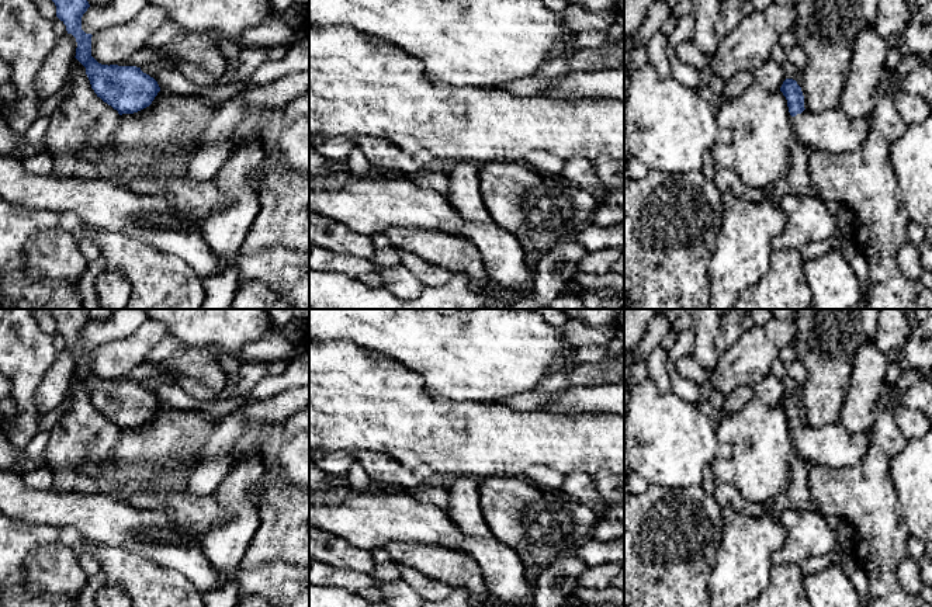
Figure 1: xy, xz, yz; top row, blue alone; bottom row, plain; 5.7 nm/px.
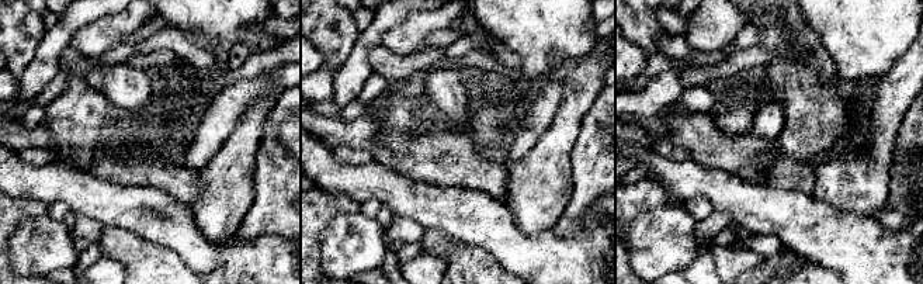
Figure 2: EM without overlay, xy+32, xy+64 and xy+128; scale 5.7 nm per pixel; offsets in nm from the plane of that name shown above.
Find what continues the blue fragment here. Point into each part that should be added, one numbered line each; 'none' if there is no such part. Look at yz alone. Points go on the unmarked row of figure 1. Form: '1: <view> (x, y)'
1: yz (831, 446)

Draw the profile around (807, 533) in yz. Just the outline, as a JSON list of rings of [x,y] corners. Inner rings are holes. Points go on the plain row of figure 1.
[[[787,509],[779,518],[786,530],[783,547],[773,554],[773,563],[800,565],[803,561],[832,552],[838,547],[836,533],[827,517],[814,510]]]

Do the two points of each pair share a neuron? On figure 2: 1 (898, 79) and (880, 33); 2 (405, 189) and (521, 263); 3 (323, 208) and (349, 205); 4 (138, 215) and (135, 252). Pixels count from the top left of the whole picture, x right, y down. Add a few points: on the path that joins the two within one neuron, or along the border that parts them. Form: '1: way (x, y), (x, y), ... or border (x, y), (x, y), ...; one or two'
1: border (908, 48), (877, 80); two
2: way (434, 207), (474, 217), (492, 234); one
3: way (329, 205), (343, 205); one
4: border (106, 225), (125, 228), (143, 239), (167, 248); two

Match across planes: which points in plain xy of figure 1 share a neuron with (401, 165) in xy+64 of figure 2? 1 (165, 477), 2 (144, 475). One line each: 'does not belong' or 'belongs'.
1: does not belong
2: does not belong

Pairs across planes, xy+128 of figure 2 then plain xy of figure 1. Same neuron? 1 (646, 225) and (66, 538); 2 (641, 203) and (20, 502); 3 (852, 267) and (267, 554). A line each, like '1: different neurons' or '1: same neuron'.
1: different neurons
2: different neurons
3: different neurons

